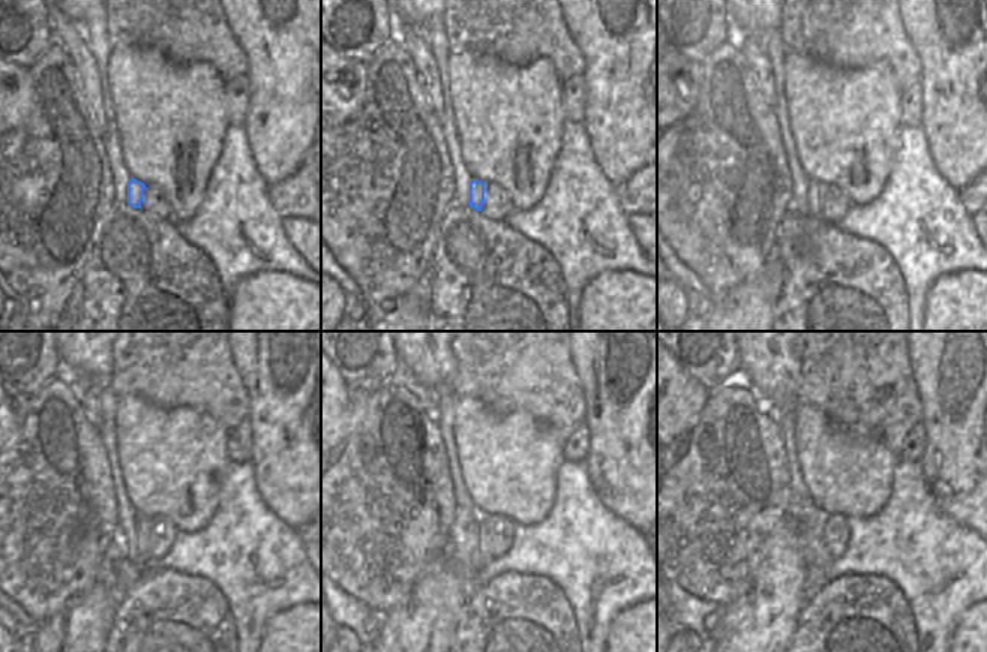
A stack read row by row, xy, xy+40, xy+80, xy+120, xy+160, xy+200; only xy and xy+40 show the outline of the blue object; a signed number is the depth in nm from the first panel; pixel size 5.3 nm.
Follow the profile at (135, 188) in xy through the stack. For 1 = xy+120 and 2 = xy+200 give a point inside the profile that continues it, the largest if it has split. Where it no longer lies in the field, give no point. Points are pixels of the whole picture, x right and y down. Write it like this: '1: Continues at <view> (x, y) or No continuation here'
1: Continues at xy+120 (135, 549)
2: Continues at xy+200 (815, 552)

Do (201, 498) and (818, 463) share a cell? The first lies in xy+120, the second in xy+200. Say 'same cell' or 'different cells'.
same cell

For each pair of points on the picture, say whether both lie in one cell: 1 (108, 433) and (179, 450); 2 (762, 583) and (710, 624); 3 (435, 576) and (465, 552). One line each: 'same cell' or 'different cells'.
1: different cells
2: different cells
3: different cells

